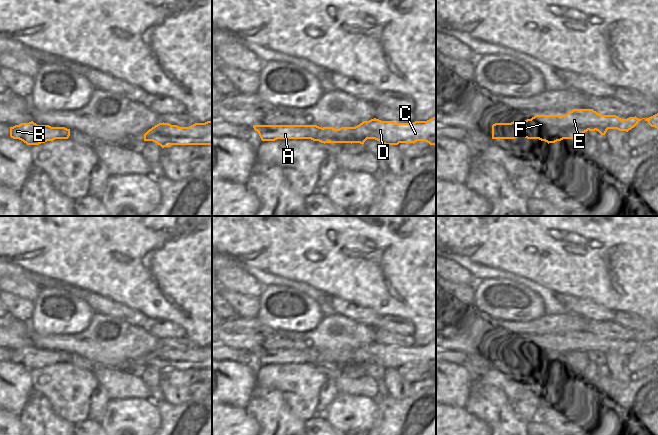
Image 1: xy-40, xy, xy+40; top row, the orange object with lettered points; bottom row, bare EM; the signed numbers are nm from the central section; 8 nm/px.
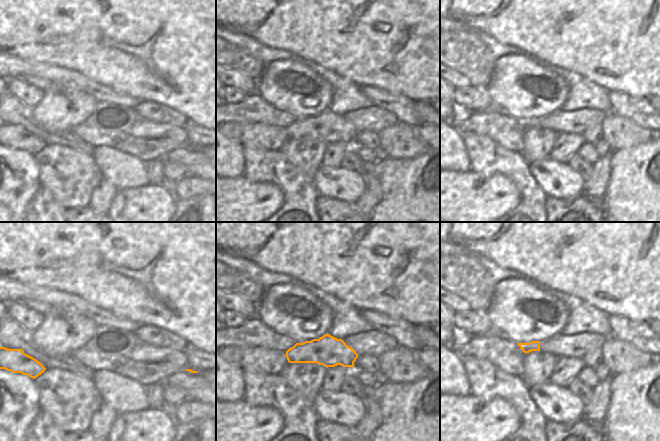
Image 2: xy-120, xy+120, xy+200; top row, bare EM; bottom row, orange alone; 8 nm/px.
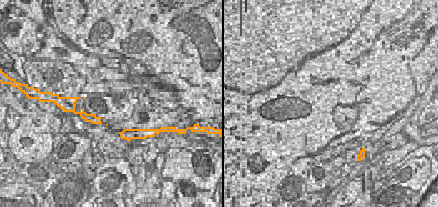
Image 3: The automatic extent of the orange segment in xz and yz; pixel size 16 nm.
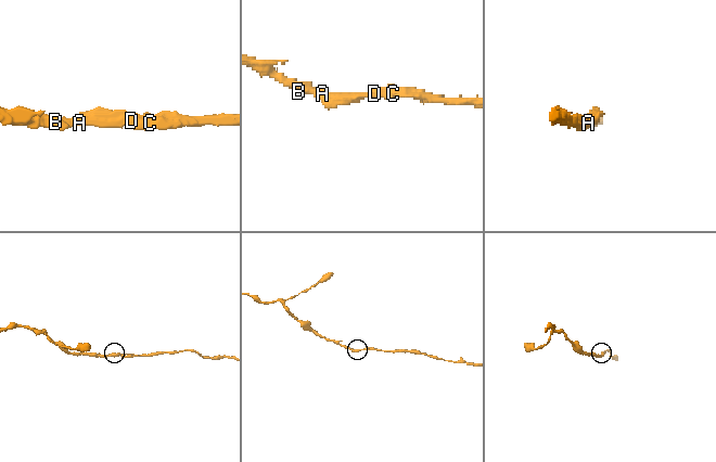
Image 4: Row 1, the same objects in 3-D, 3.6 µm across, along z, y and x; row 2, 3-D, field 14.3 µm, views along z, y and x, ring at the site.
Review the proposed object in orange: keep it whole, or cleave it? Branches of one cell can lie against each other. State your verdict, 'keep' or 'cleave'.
keep

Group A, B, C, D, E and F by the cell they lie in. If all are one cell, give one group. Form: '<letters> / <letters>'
A B C D E F

